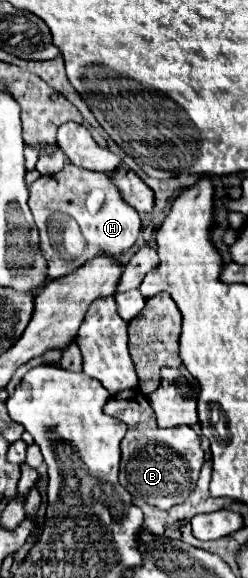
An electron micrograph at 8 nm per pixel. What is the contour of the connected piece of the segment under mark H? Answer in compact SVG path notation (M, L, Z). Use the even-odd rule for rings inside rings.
M67 162L65 168L61 172L57 172L55 176L41 176L39 180L35 180L35 186L29 188L29 208L33 212L35 224L39 228L41 238L45 240L45 244L51 244L47 228L49 228L49 216L53 212L61 212L61 214L75 218L87 240L85 252L73 260L57 256L57 250L55 252L41 250L47 260L47 278L49 280L63 278L63 276L71 274L75 268L87 264L89 260L93 260L97 256L119 258L119 254L123 254L123 250L129 250L135 244L139 230L141 230L141 218L139 218L137 210L131 208L119 196L119 190L115 188L115 184L111 182L111 178L107 174L91 172L85 168L79 168L71 162Z

